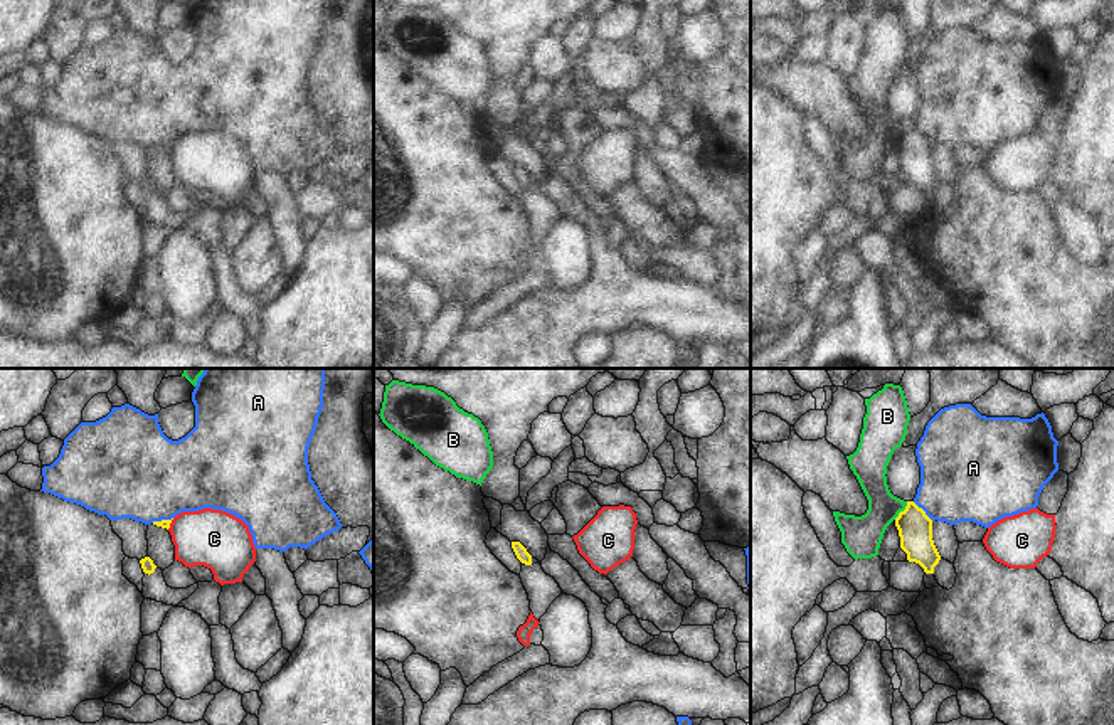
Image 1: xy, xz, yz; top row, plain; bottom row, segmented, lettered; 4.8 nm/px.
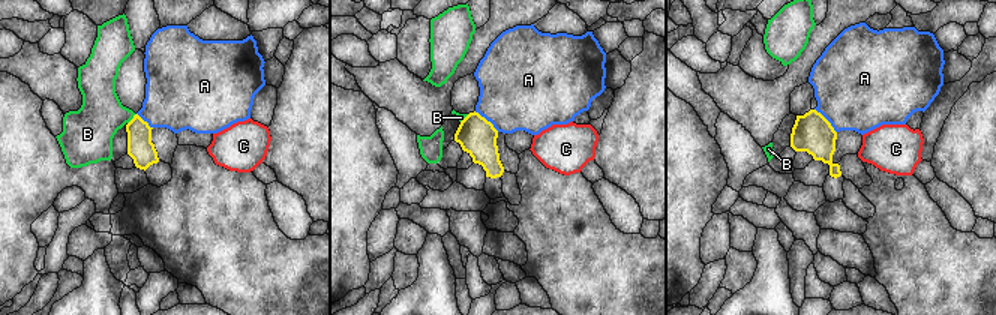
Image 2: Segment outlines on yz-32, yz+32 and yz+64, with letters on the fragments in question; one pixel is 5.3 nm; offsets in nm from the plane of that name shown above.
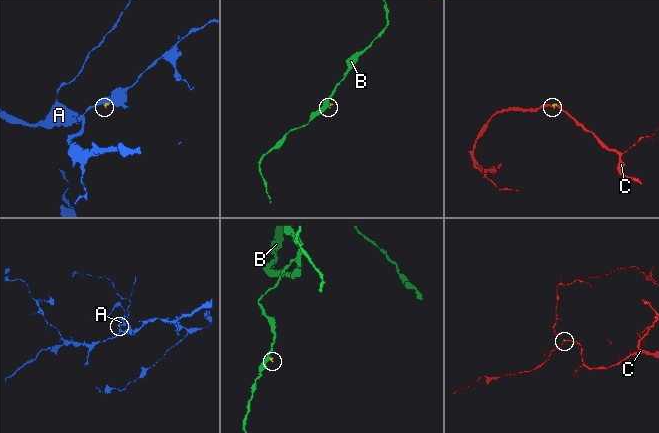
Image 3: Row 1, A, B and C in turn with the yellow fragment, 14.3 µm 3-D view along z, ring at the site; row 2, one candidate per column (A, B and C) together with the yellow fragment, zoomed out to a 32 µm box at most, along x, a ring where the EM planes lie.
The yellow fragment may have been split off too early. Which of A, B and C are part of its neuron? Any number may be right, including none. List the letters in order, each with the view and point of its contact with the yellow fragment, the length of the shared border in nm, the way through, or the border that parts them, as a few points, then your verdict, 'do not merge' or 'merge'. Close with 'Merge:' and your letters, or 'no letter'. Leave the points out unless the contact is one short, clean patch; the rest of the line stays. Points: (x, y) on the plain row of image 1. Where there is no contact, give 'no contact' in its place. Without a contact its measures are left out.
A: contact yz (923, 133); length 130 nm; border yz (912, 125), (931, 143); do not merge
B: contact yz (904, 133); length 110 nm; border yz (907, 125), (894, 142); do not merge
C: contact xy (170, 145); length 70 nm; border xy (174, 142), (167, 152); do not merge
Merge: no letter

